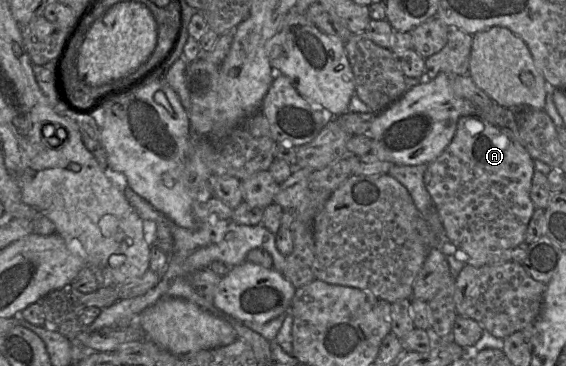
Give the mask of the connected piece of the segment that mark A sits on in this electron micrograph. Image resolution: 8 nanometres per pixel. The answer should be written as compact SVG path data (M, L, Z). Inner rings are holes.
M478 115L461 116L455 135L444 151L427 165L424 184L442 222L446 240L459 252L460 260L474 267L511 261L513 250L524 241L527 225L536 208L530 198L535 171L526 148Z

